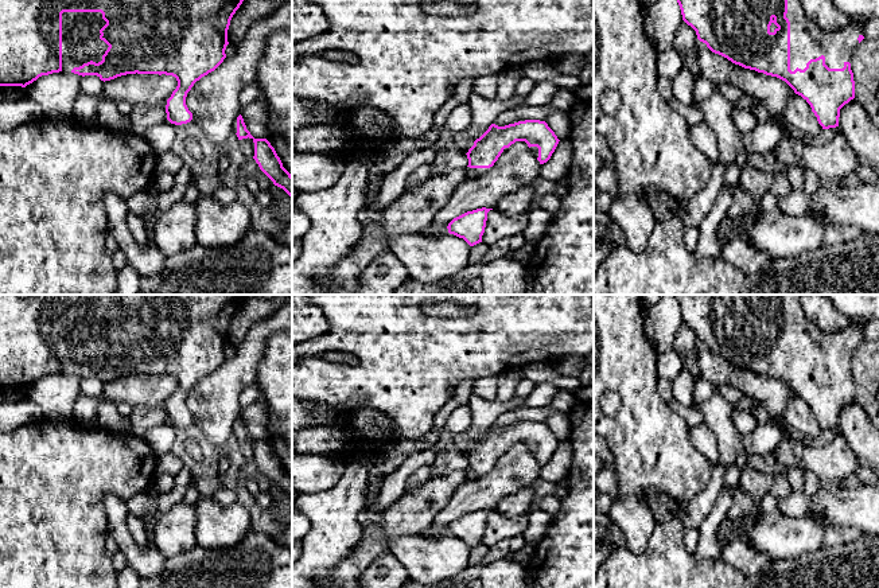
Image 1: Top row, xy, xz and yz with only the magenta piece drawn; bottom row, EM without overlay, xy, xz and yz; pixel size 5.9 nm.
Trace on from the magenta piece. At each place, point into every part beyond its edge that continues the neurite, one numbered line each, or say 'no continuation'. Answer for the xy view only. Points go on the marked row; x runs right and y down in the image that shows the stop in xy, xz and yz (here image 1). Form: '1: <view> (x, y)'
1: xy (81, 43)

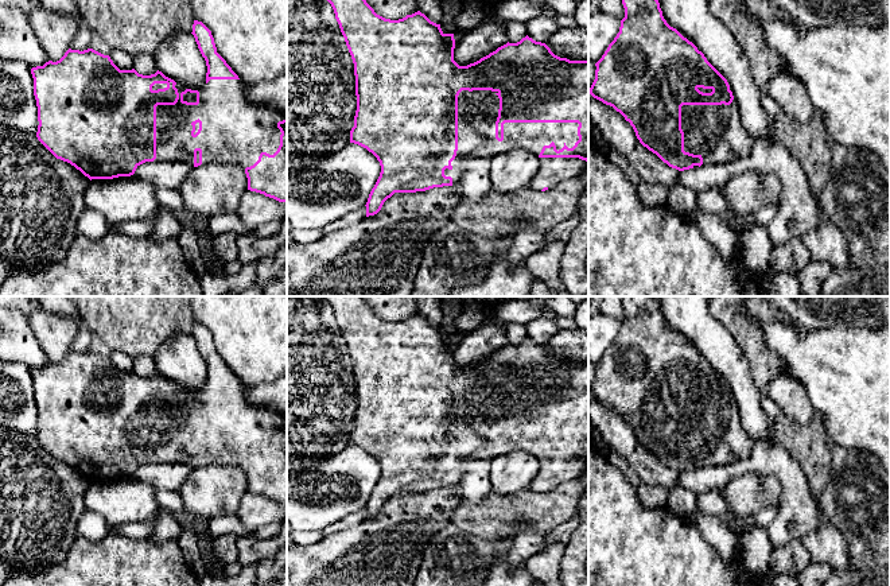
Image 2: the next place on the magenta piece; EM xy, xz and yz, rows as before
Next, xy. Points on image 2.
1: xy (234, 129)

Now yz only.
1: yz (715, 132)

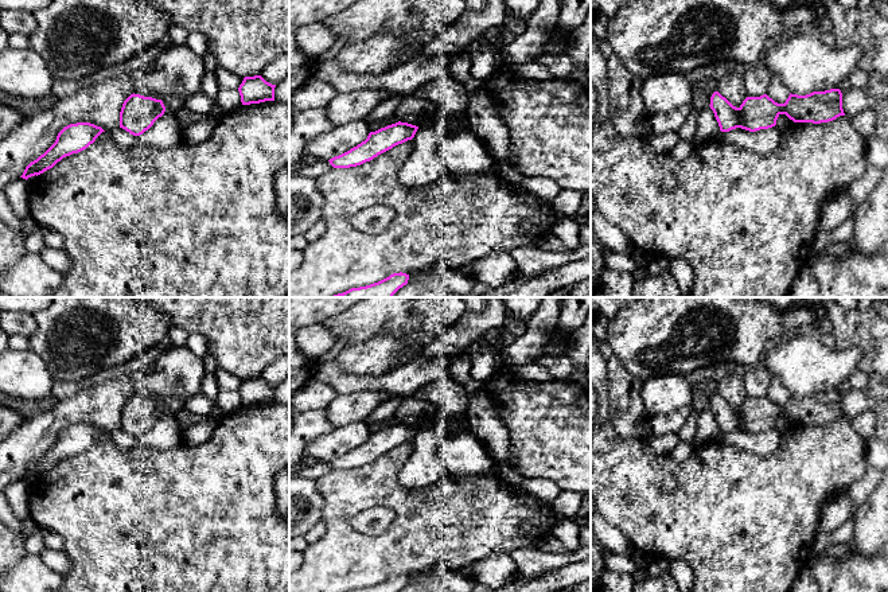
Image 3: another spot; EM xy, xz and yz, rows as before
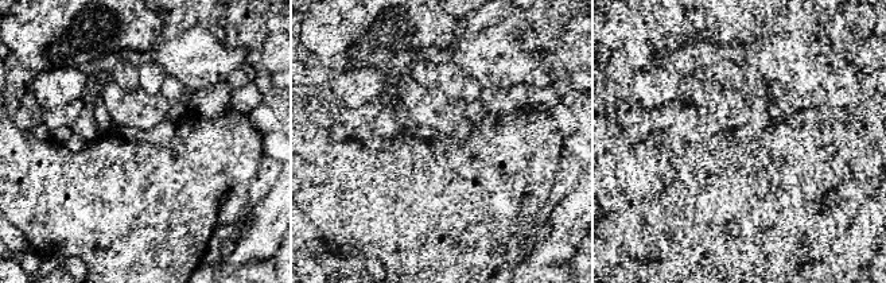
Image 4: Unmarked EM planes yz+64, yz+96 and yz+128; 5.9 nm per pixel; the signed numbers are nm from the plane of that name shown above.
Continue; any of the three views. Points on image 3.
no continuation

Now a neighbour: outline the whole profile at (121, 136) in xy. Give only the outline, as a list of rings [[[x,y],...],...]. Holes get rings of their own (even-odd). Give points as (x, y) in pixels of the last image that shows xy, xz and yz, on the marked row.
[[[117,128],[112,132],[108,132],[112,139],[121,147],[133,147],[139,140],[136,136],[131,135],[129,132],[126,132],[125,129],[122,128]]]

